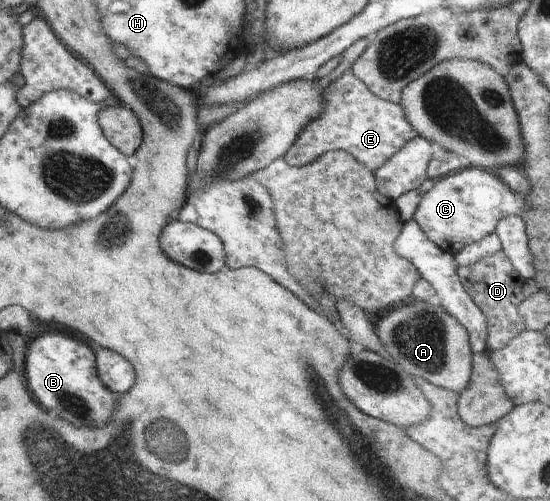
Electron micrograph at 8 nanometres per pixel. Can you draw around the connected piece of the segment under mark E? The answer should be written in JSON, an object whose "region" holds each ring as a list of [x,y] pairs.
{"region":[[[350,71],[329,84],[323,92],[322,110],[298,133],[294,144],[283,156],[291,167],[305,167],[328,151],[349,152],[373,175],[406,143],[419,136],[399,104],[376,96]]]}

